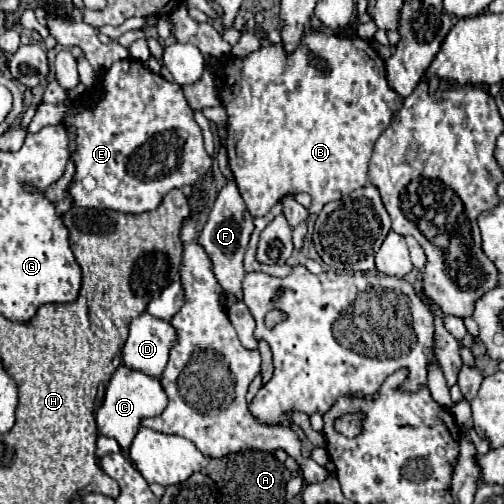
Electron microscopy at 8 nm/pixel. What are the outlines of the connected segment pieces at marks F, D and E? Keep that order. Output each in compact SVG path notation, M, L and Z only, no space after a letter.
M230 178L230 180L226 180L226 186L218 192L216 202L210 208L208 220L204 224L204 230L198 238L198 242L208 252L212 266L214 266L214 274L216 274L220 286L224 288L224 292L236 296L238 300L242 298L242 280L246 276L242 260L244 260L244 252L246 252L252 232L254 232L254 216L248 212L246 204L238 192L236 182Z
M144 312L130 322L128 338L120 350L122 364L130 370L140 370L146 376L160 378L174 340L176 330L170 322L156 320Z
M134 58L114 62L104 70L90 98L80 98L80 106L78 112L68 114L62 120L66 128L74 128L76 132L76 152L70 156L76 172L68 186L72 206L142 214L158 208L160 200L170 190L190 190L190 186L202 180L212 166L212 158L204 150L202 130L194 120L192 108L184 100L182 88L176 82L168 82L160 74L150 72Z

